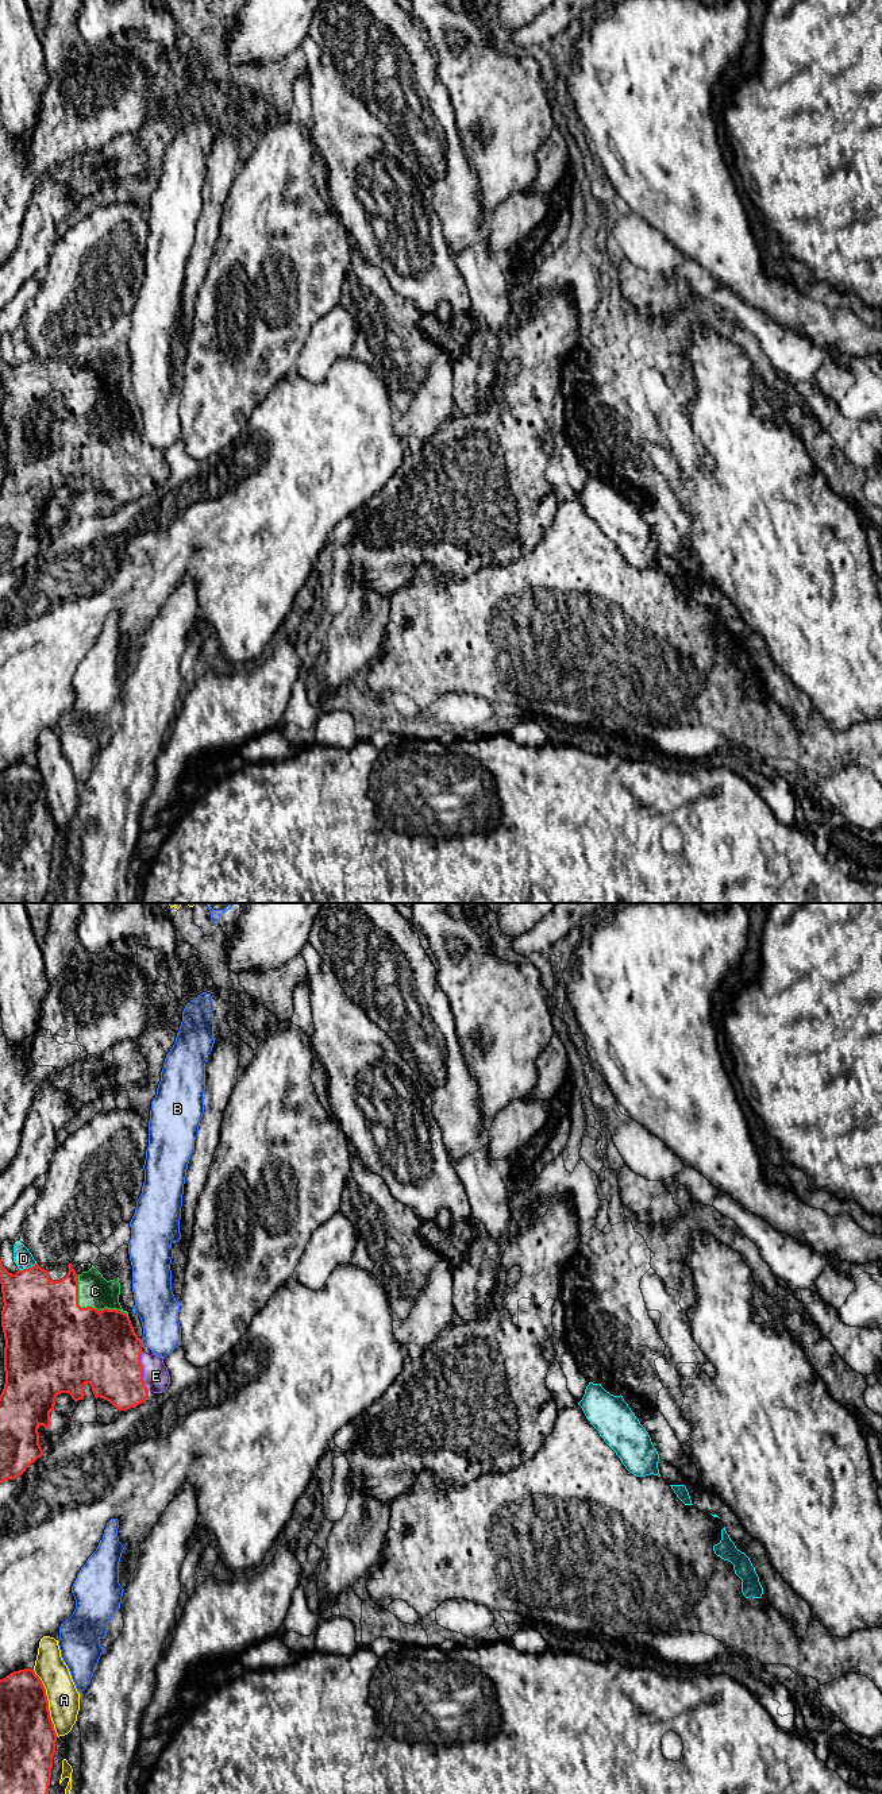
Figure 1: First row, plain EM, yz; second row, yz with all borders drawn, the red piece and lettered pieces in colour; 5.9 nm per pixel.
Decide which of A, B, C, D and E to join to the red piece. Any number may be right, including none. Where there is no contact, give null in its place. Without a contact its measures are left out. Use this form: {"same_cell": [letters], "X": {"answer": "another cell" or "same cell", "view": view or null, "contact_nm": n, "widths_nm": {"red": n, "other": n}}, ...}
{"same_cell": ["C", "E"], "A": {"answer": "another cell", "view": "yz", "contact_nm": 420, "widths_nm": {"red": 340, "other": 190}}, "B": {"answer": "another cell", "view": "yz", "contact_nm": 50, "widths_nm": {"red": 440, "other": 240}}, "C": {"answer": "same cell", "view": "yz", "contact_nm": 380, "widths_nm": {"red": 480, "other": 190}}, "D": {"answer": "another cell", "view": "yz", "contact_nm": 120, "widths_nm": {"red": 380, "other": 110}}, "E": {"answer": "same cell", "view": "yz", "contact_nm": 240, "widths_nm": {"red": 420, "other": 160}}}

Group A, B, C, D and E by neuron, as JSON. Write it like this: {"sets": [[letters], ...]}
{"sets": [["A"], ["B"], ["C", "E"], ["D"]]}

